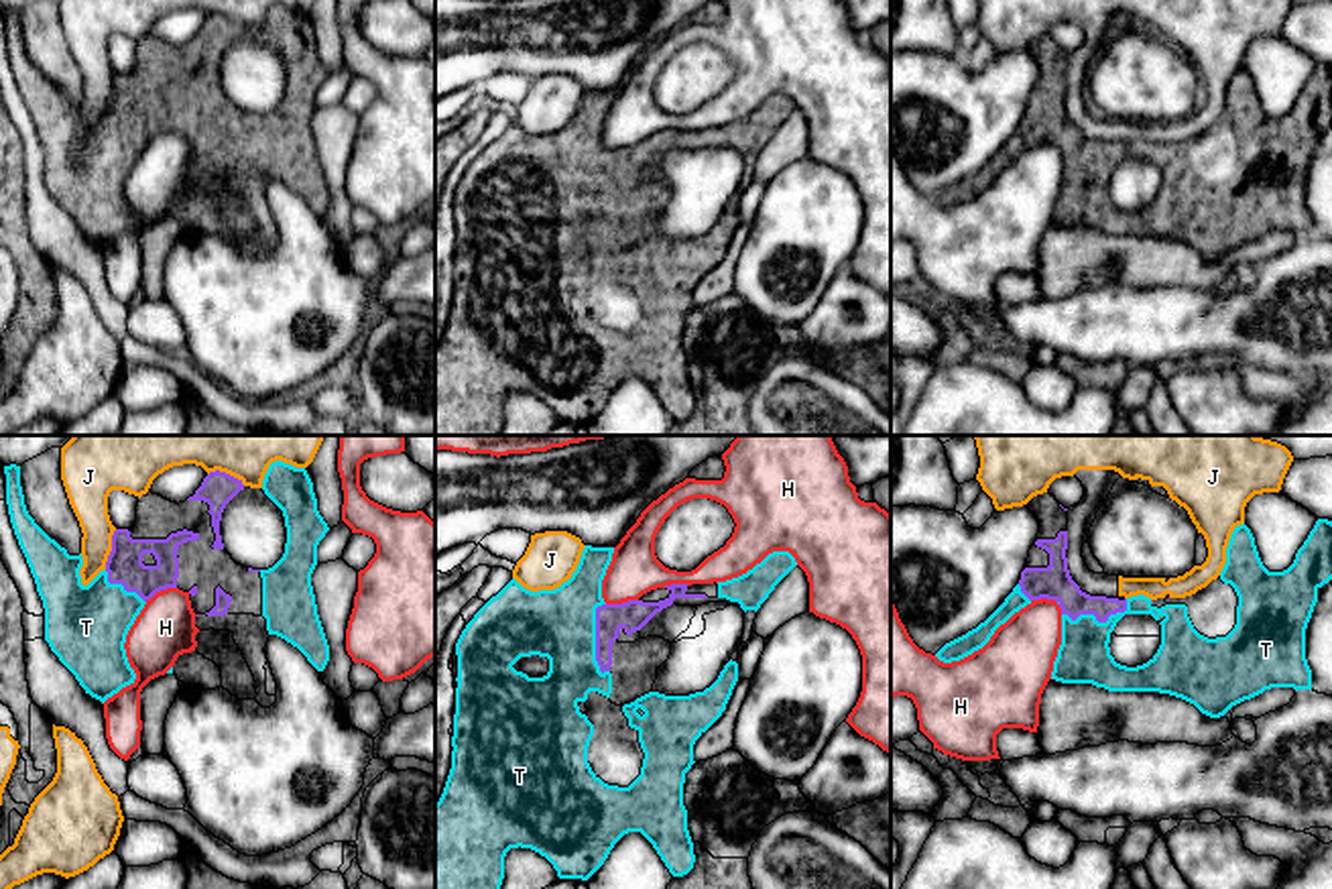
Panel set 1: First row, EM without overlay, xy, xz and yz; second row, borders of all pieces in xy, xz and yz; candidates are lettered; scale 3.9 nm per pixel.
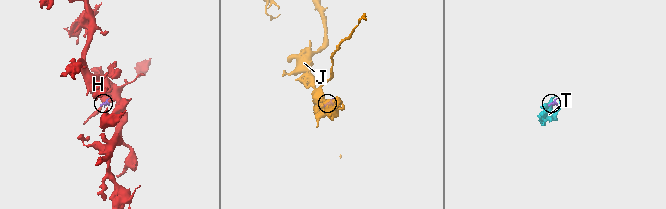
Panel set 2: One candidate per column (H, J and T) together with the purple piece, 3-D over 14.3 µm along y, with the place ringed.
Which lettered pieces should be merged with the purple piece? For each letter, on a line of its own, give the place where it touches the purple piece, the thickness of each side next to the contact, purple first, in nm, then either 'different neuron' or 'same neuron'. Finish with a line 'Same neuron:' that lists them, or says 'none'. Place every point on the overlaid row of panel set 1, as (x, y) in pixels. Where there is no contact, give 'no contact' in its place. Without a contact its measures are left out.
H: contact yz (1050, 599); calibres 140 and 260 nm; different neuron
J: contact xy (112, 550); calibres 150 and 160 nm; different neuron
T: contact xz (596, 637); calibres 120 and 280 nm; same neuron
Same neuron: T

